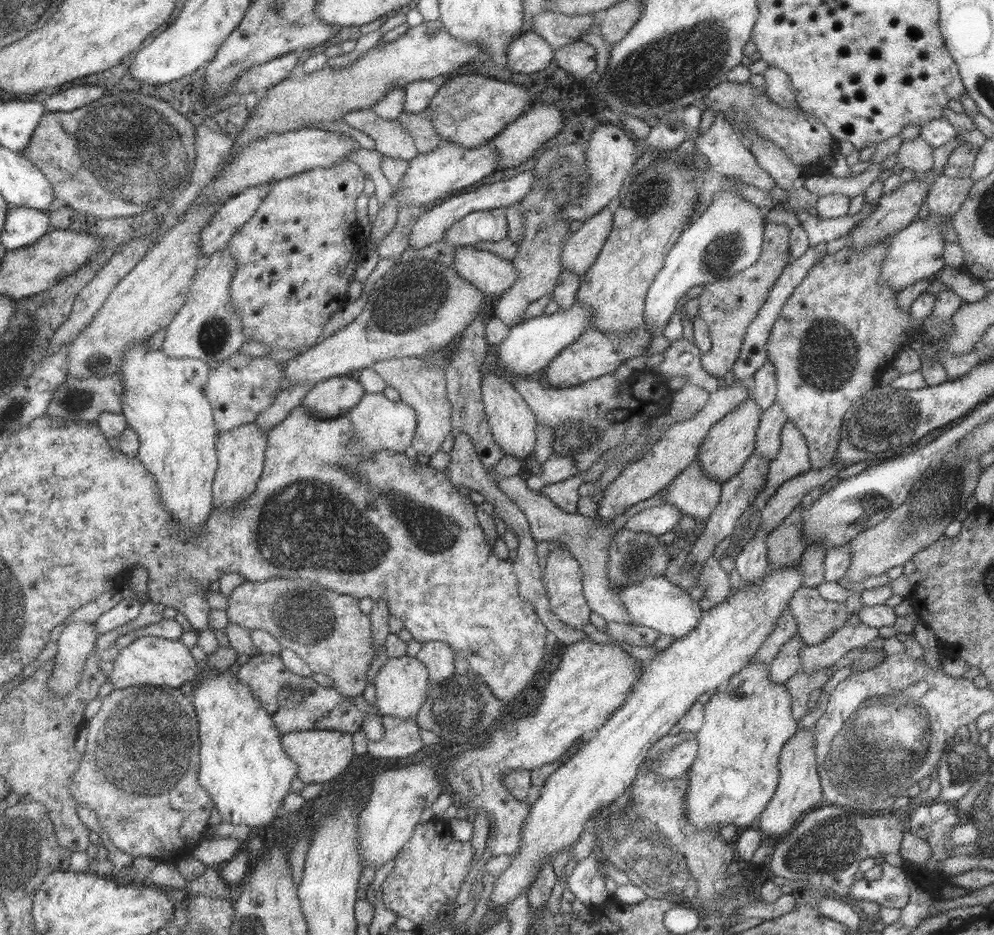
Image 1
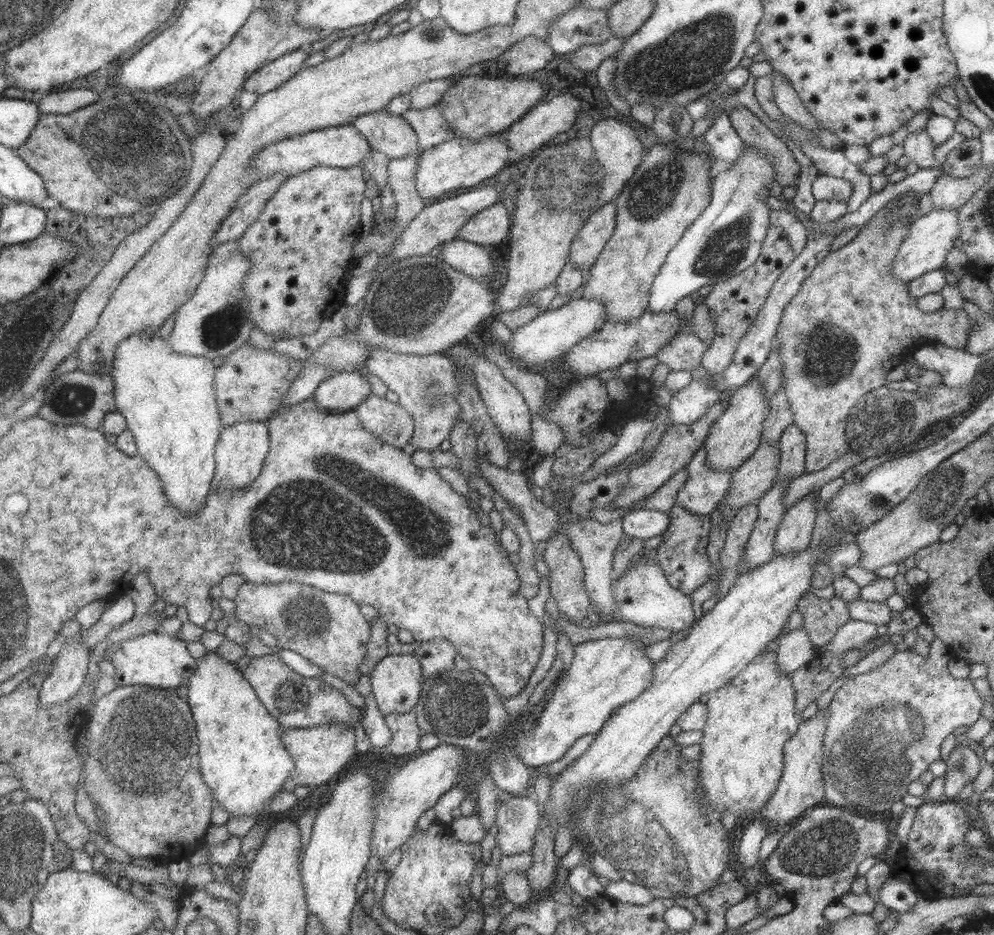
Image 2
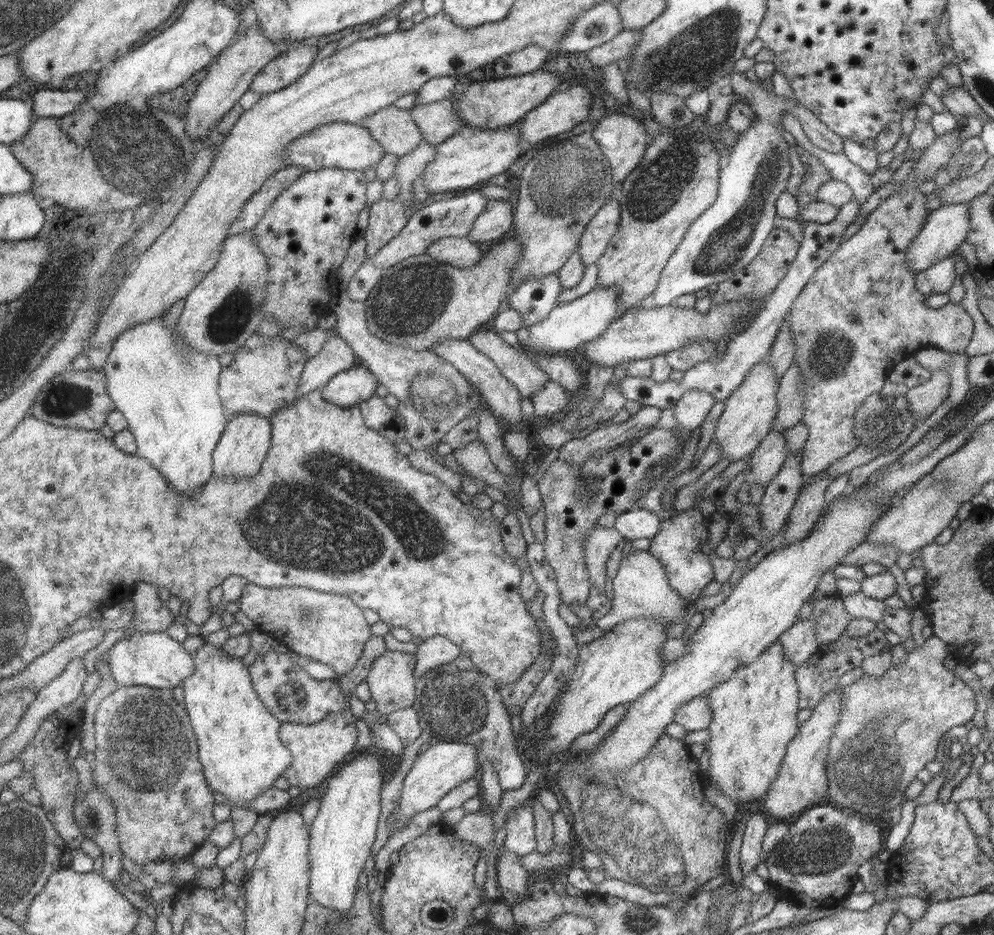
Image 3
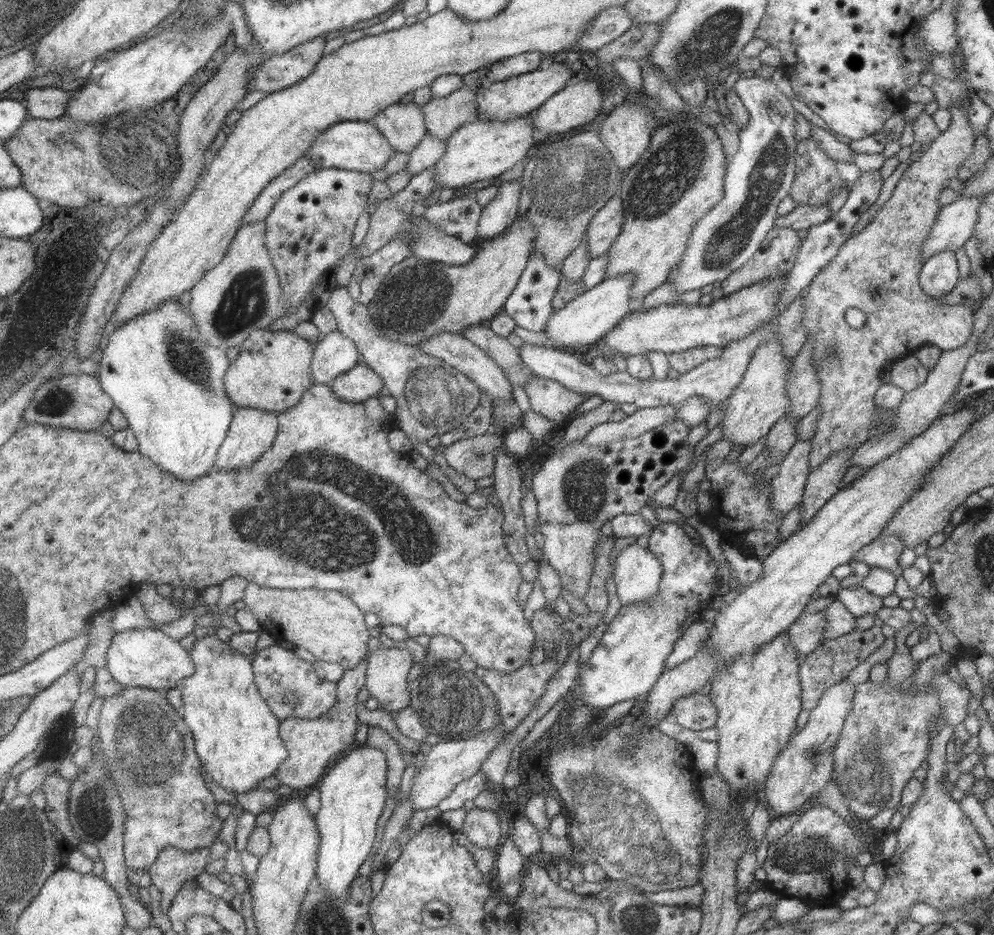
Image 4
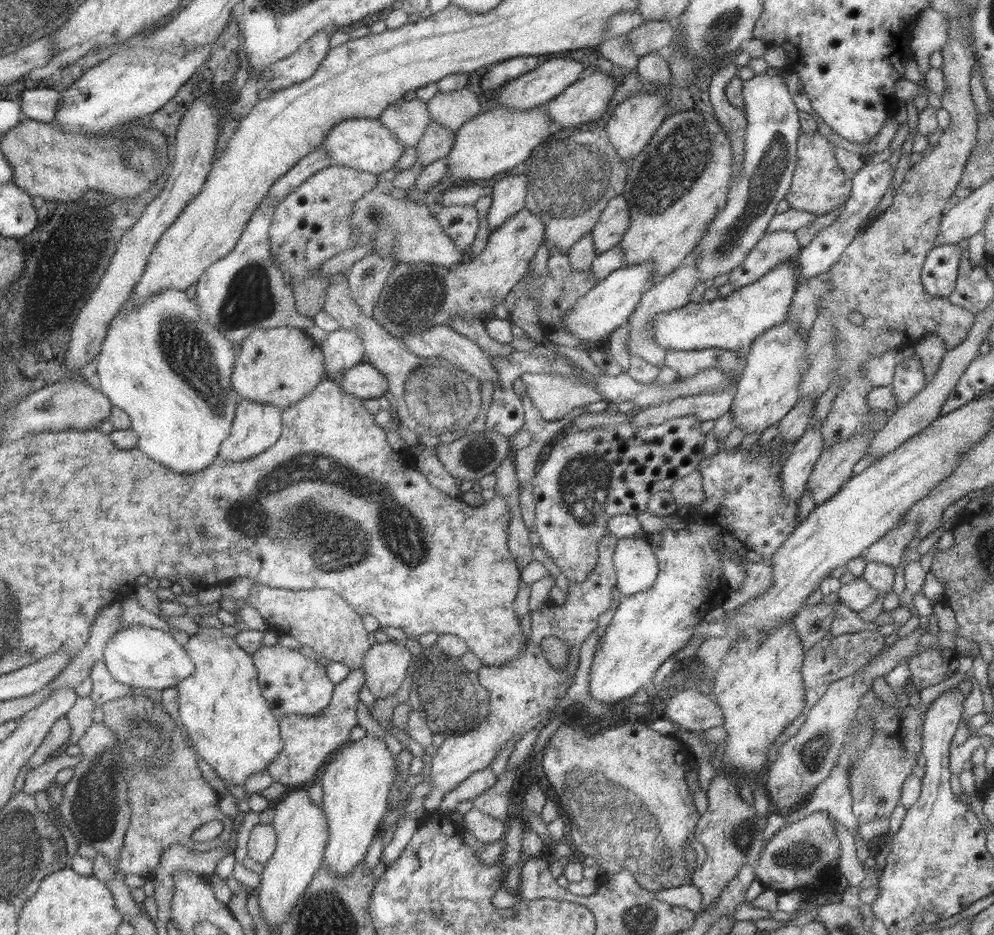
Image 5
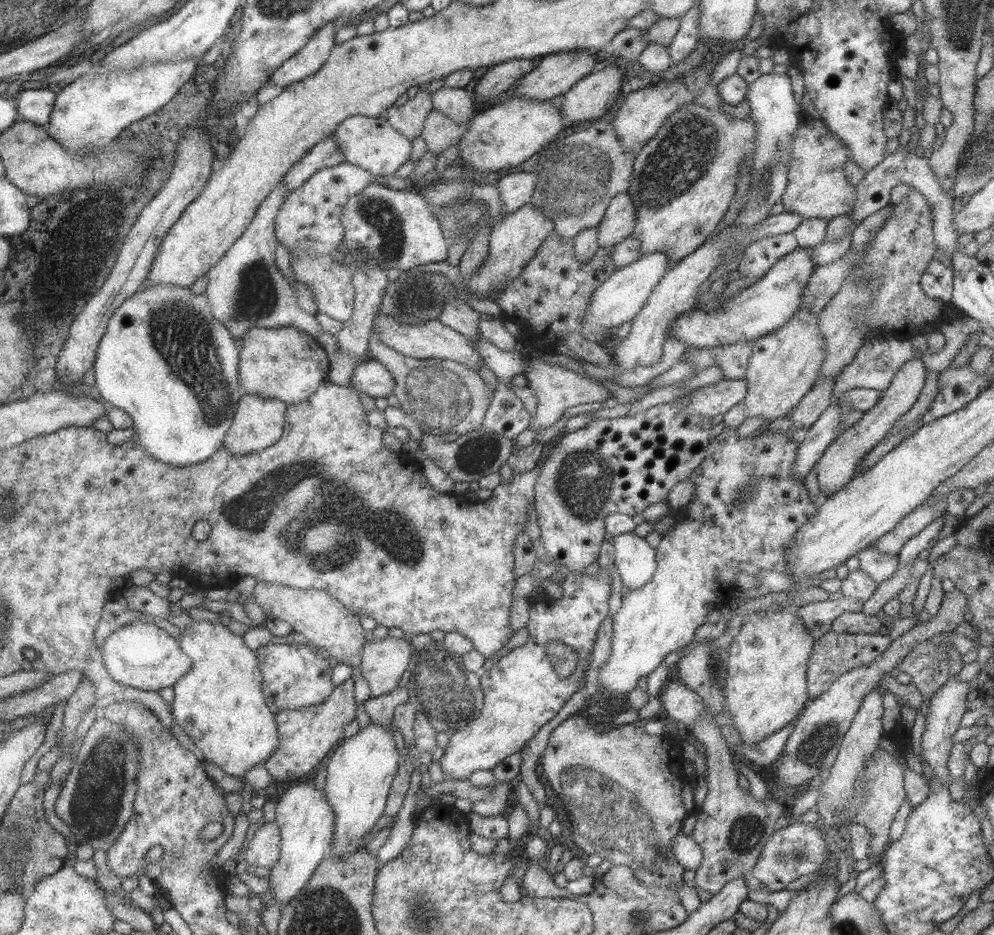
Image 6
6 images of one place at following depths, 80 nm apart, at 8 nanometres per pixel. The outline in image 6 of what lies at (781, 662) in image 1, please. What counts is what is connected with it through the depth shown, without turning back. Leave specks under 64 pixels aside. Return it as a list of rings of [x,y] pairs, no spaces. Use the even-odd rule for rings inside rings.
[[[843,595],[835,600],[810,602],[794,609],[813,640],[832,630],[832,622],[843,612],[859,612],[862,610],[860,600]]]

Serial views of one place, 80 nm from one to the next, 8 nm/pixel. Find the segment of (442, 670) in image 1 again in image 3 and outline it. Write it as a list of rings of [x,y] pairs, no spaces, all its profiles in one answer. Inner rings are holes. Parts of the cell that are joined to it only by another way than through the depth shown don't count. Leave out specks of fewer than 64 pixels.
[[[432,636],[423,639],[421,644],[417,646],[417,651],[414,655],[416,661],[412,677],[418,678],[428,669],[435,668],[435,666],[453,663],[459,655],[459,648],[445,637]]]

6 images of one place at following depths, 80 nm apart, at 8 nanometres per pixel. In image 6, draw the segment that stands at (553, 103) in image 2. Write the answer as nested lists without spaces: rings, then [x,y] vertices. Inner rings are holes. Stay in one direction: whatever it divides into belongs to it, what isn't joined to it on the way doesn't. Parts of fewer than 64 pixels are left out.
[[[599,65],[557,99],[558,111],[567,124],[577,120],[593,121],[615,104],[624,72],[619,65]]]

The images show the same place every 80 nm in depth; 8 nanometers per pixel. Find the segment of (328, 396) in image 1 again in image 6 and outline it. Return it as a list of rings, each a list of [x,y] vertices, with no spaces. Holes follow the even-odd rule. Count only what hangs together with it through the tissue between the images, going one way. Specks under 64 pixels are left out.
[[[361,360],[349,375],[349,388],[371,399],[387,399],[393,393],[393,378],[375,360]]]

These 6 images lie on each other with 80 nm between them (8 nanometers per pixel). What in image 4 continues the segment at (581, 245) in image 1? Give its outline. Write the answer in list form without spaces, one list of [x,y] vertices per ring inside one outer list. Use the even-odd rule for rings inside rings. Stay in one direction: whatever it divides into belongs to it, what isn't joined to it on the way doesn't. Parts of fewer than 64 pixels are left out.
[[[613,195],[595,213],[586,230],[586,252],[590,258],[605,254],[620,233],[624,210],[620,196]]]

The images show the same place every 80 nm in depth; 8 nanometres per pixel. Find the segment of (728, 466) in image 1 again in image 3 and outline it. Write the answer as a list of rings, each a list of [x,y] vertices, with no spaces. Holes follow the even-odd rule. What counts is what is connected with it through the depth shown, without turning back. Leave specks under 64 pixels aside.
[[[767,360],[757,361],[753,368],[745,374],[741,385],[726,399],[724,410],[713,432],[713,441],[722,452],[722,458],[731,462],[739,460],[752,453],[761,440],[770,432],[771,423],[777,415],[777,388],[773,368],[769,368]]]

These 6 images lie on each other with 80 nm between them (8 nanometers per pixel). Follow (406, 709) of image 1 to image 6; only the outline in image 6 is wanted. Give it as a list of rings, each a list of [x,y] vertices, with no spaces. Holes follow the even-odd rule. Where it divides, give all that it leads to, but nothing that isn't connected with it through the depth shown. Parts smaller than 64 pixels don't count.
[[[391,638],[366,642],[361,648],[360,672],[367,681],[370,696],[376,697],[395,688],[410,657],[408,640]]]

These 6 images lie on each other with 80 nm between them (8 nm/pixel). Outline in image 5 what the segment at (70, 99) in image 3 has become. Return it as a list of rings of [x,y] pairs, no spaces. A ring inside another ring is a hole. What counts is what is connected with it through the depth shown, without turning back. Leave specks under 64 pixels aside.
[[[35,88],[21,94],[22,109],[29,119],[45,123],[54,122],[60,109],[62,93],[53,88]]]

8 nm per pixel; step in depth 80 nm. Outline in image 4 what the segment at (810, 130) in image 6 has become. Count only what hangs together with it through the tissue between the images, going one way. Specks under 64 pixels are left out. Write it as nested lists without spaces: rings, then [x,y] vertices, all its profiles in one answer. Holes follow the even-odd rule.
[[[809,137],[797,143],[794,171],[788,195],[793,199],[795,206],[826,206],[834,190],[848,190],[849,187],[838,175],[835,162]]]

